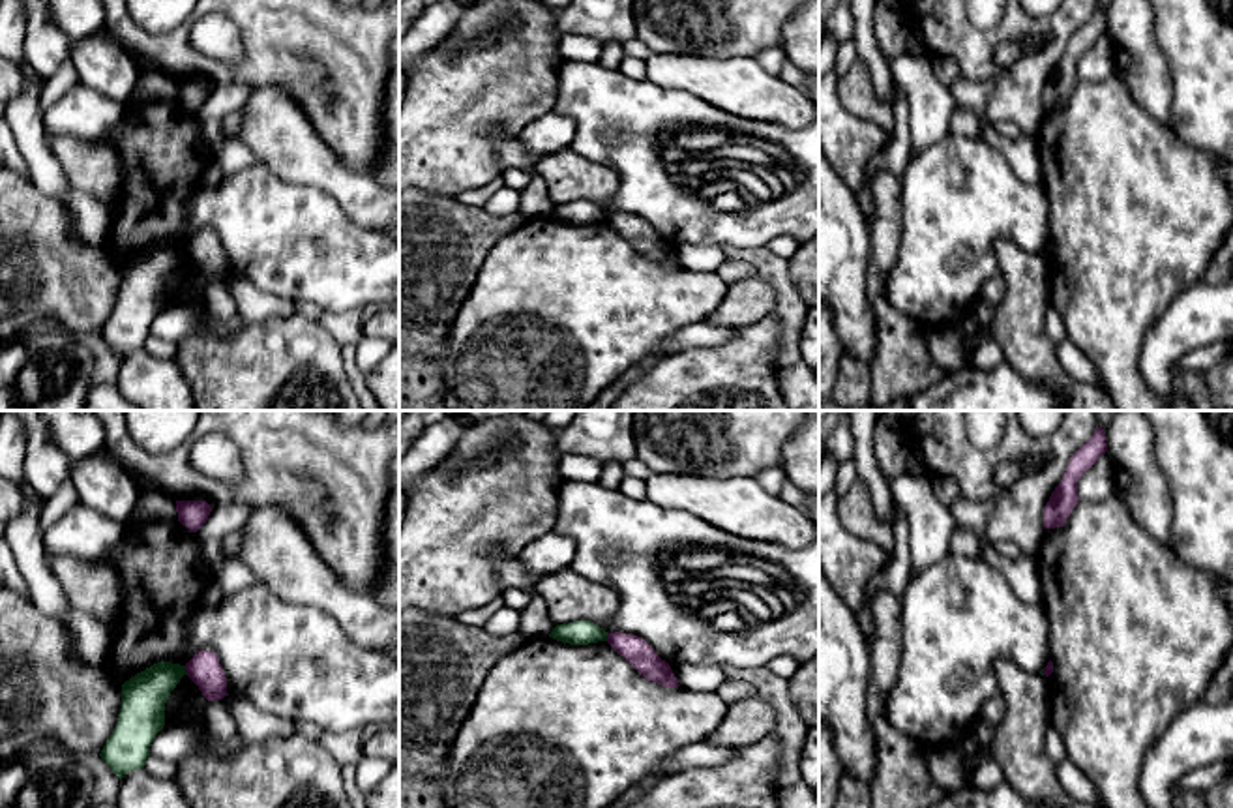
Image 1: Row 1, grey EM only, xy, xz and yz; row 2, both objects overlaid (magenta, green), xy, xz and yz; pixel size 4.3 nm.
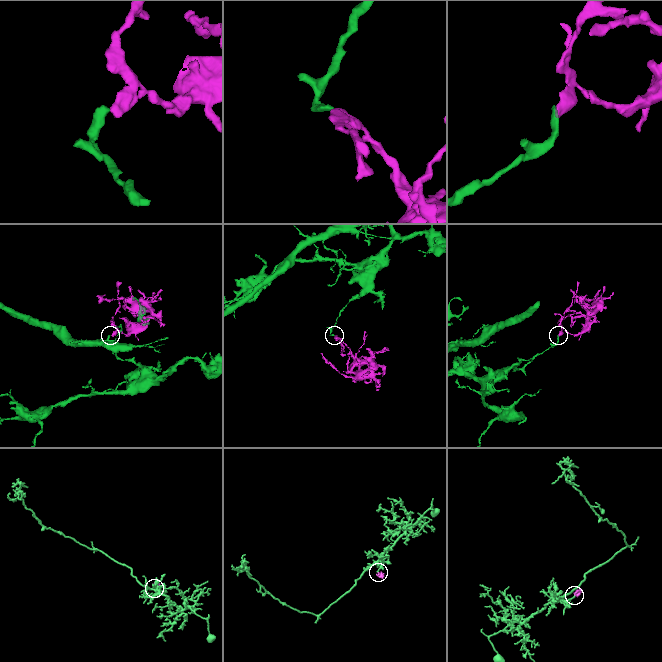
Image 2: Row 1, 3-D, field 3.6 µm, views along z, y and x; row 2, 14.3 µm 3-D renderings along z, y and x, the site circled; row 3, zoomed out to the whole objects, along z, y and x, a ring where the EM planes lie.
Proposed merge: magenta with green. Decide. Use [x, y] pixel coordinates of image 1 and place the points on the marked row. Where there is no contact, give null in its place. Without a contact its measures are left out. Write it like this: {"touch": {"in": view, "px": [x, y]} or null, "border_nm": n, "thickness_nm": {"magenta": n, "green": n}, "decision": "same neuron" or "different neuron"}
{"touch": {"in": "xy", "px": [186, 670]}, "border_nm": 40, "thickness_nm": {"magenta": 140, "green": 190}, "decision": "different neuron"}

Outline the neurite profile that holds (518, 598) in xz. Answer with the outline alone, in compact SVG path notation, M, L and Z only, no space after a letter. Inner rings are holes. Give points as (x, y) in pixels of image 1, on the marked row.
M506 589L500 592L504 606L515 607L519 611L523 611L528 606L532 594L532 591L525 589Z

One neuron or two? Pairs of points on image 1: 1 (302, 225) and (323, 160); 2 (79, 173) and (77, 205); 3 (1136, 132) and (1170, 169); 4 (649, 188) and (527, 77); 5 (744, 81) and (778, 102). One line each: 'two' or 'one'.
1: two
2: two
3: one
4: two
5: one

